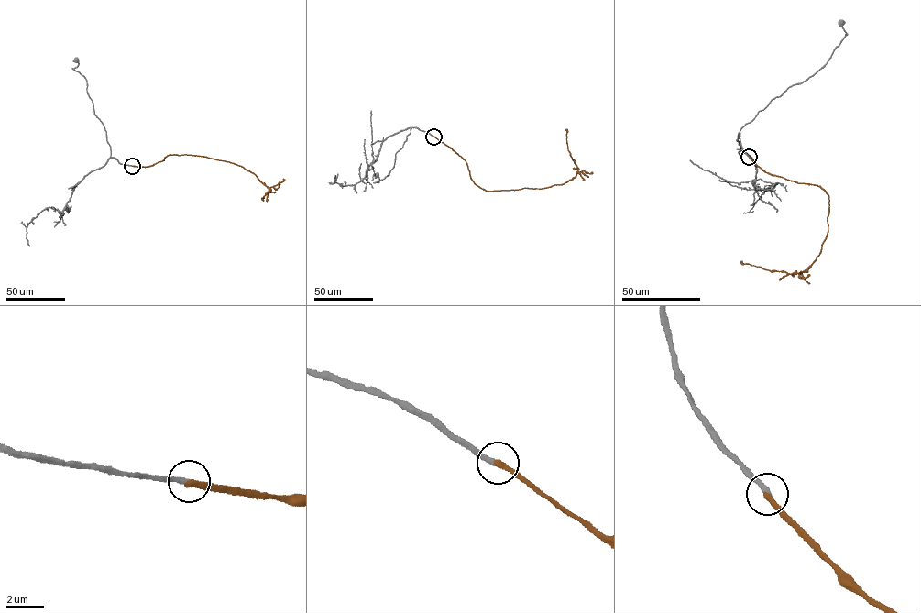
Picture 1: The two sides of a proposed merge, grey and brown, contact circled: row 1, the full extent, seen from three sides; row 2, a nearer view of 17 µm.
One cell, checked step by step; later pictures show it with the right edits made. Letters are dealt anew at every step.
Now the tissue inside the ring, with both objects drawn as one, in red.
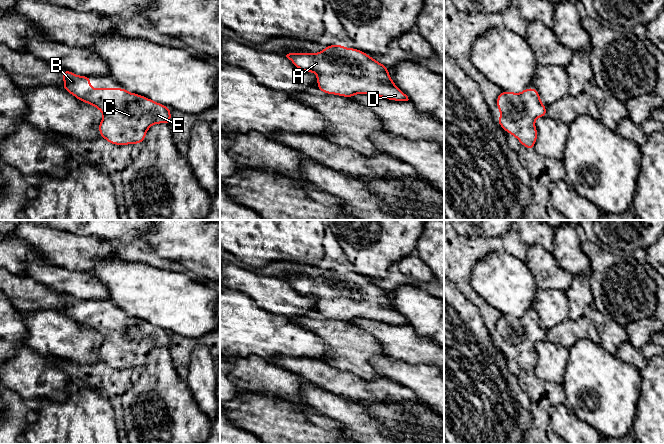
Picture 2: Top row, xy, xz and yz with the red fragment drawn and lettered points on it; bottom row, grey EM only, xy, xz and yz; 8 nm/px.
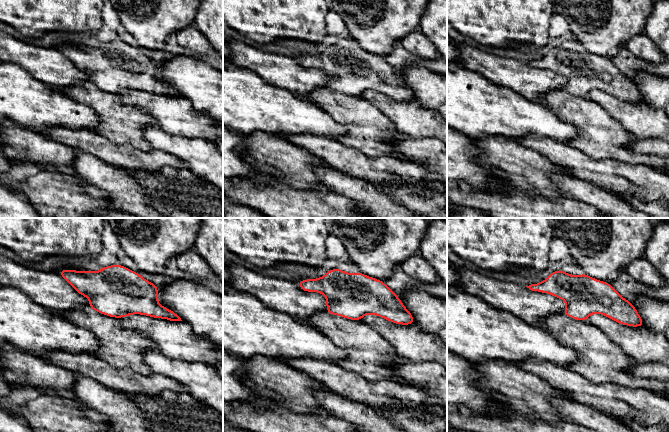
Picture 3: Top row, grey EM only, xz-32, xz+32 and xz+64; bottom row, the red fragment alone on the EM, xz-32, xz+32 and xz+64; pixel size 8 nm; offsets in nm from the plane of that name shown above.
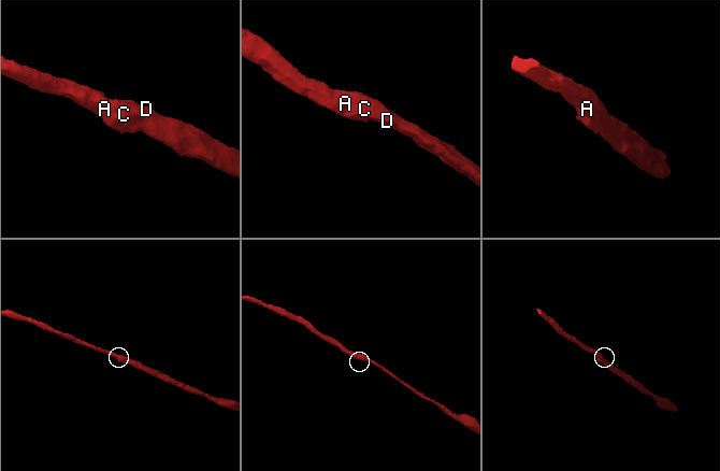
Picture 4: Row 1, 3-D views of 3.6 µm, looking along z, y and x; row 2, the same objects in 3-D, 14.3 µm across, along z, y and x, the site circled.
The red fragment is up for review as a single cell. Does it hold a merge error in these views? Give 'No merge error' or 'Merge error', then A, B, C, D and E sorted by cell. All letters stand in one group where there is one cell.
No merge error. Groups: A B C D E

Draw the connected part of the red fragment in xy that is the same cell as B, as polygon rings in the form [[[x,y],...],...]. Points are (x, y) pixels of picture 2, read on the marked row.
[[[61,70],[64,83],[62,88],[75,96],[79,101],[88,103],[103,113],[98,129],[100,136],[113,145],[142,144],[147,130],[154,124],[171,123],[171,109],[145,96],[130,93],[125,88],[90,88],[90,76],[73,74]]]

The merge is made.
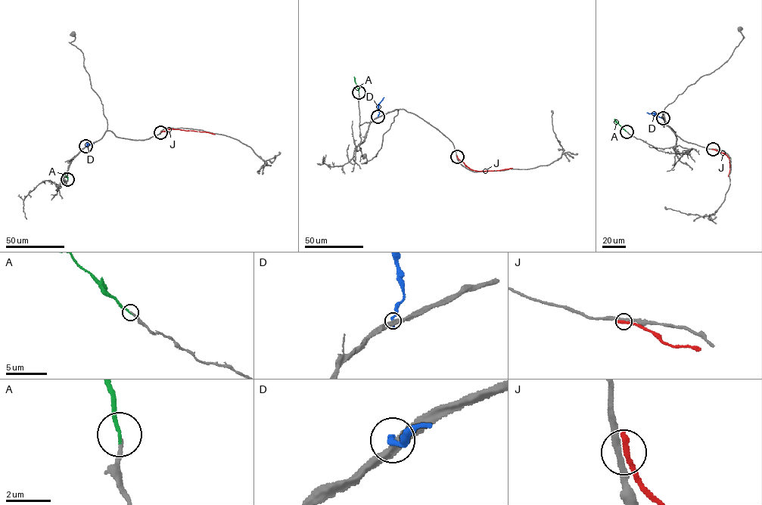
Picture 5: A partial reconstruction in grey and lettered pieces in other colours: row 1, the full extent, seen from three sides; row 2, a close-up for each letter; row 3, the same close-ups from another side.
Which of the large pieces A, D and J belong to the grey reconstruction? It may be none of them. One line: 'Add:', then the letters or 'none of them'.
Add: A

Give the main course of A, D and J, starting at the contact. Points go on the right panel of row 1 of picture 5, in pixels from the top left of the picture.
A: (626, 131), (617, 123)
D: (663, 118), (647, 113)
J: (713, 149), (729, 158), (728, 176)

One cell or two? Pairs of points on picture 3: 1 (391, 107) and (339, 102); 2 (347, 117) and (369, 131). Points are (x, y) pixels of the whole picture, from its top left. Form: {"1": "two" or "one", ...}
{"1": "two", "2": "one"}

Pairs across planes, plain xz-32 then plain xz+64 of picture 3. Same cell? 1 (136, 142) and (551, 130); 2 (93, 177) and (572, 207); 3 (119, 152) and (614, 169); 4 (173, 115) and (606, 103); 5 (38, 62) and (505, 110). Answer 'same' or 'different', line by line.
1: different
2: different
3: same
4: same
5: different

